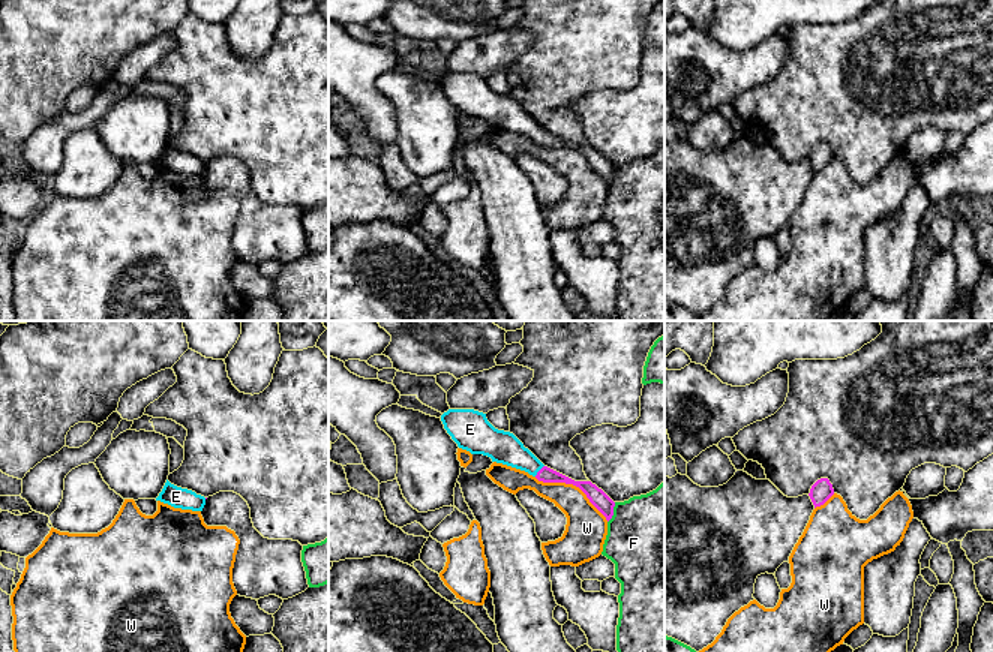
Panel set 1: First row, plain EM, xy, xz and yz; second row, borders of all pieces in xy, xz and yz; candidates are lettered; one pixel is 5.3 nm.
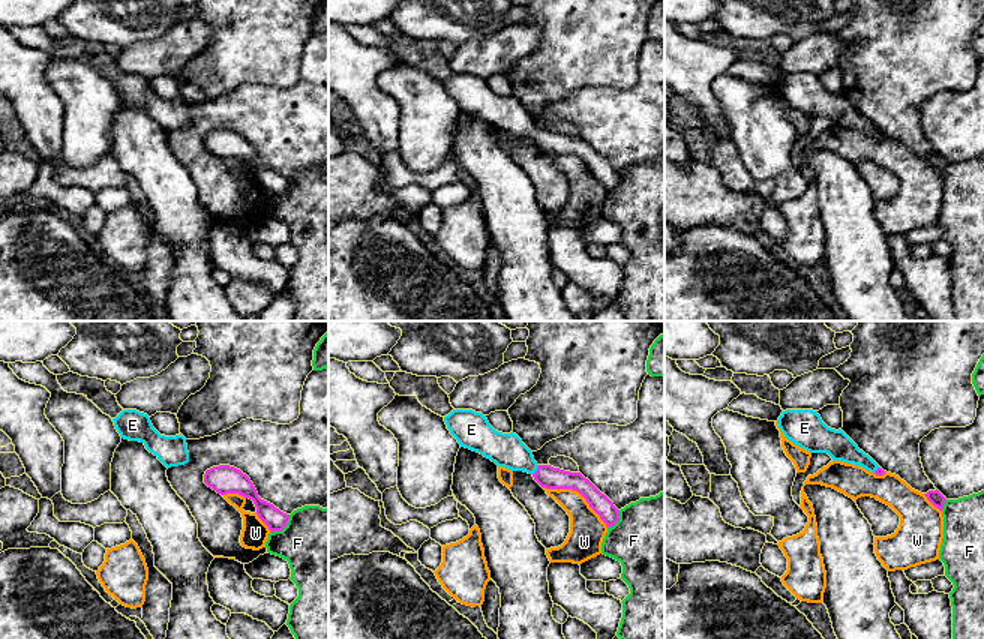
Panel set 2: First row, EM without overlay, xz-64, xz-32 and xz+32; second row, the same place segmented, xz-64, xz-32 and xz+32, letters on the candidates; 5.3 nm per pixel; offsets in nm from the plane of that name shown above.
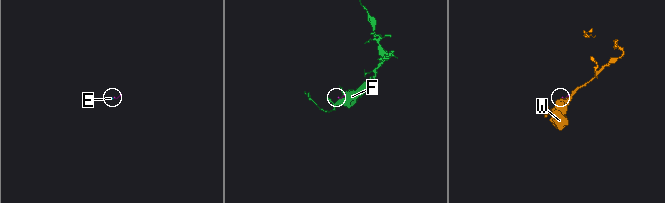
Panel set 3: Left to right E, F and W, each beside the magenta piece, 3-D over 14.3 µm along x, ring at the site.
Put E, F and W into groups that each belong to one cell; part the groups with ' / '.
E / F / W

